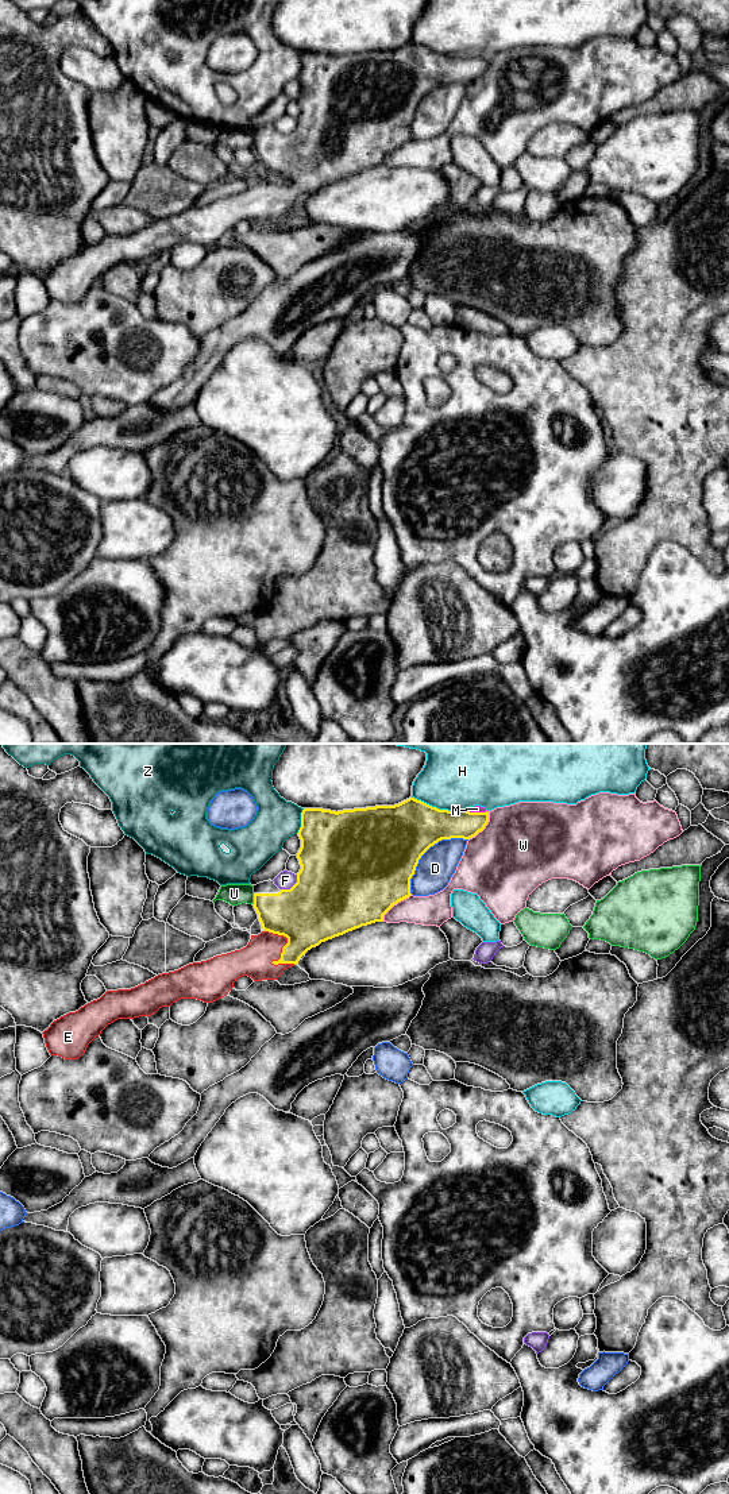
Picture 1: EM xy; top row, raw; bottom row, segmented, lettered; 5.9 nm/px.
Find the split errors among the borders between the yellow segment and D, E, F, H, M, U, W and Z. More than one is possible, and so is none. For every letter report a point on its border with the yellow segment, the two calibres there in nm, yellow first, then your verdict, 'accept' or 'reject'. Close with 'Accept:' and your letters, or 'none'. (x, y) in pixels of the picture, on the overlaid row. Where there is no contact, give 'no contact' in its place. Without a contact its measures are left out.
D: xy (425, 850) | 440/220 nm | reject
E: xy (282, 948) | 360/200 nm | accept
F: xy (293, 886) | 480/110 nm | reject
H: xy (434, 807) | 360/420 nm | reject
M: xy (477, 813) | 180/50 nm | reject
U: xy (254, 899) | 300/130 nm | reject
W: xy (394, 903) | 500/190 nm | reject
Z: xy (301, 821) | 400/240 nm | reject
Accept: E

